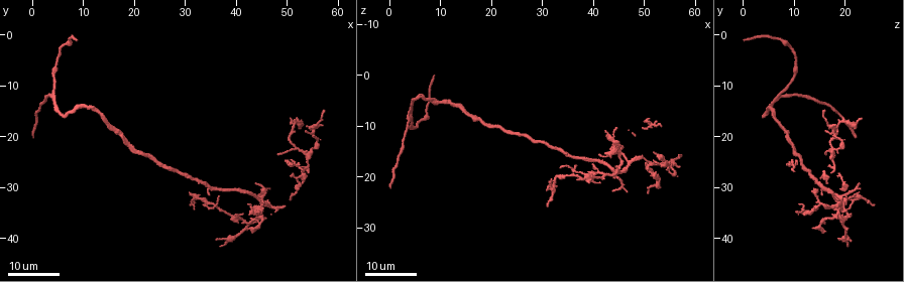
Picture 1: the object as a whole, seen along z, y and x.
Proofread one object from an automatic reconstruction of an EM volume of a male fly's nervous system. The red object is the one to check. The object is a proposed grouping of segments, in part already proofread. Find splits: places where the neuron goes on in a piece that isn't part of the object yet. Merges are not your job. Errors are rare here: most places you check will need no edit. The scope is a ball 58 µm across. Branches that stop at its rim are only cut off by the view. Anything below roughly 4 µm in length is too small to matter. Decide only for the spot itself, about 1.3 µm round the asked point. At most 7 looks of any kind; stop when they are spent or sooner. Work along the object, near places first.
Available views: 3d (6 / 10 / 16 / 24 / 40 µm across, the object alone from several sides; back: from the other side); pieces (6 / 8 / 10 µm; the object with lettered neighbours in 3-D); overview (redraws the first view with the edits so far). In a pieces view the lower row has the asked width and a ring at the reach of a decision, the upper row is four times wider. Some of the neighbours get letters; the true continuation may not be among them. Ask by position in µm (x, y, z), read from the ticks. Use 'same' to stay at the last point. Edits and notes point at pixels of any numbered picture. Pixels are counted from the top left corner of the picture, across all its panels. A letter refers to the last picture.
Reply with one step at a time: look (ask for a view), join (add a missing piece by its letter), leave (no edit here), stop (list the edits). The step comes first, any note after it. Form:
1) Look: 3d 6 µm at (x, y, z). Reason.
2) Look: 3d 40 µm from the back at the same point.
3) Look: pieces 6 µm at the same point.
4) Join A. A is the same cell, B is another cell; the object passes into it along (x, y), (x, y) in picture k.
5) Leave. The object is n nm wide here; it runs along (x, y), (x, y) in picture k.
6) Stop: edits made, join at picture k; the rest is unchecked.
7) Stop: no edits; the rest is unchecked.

Look: 3d 24 µm at (31.0, 33.5, 25.5). End of a long branch.

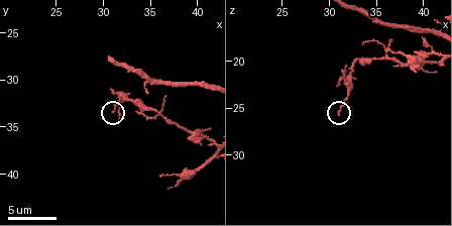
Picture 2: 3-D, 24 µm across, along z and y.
Look: pieces 6 µm at (30.8, 33.4, 25.8). See the neighbours.

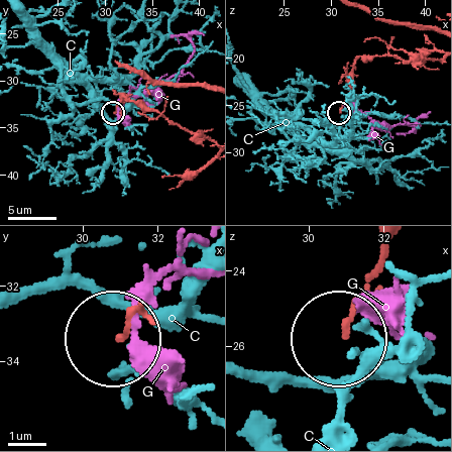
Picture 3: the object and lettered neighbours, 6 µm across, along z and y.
Leave. C and G are other cells; no lettered piece goes on from it.

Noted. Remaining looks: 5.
Look: 3d 24 µm at (51.0, 16.5, 23.0).

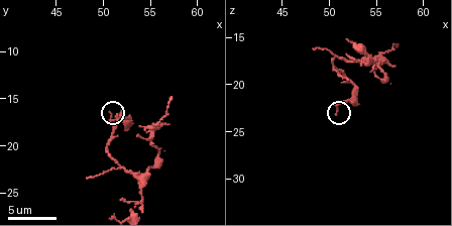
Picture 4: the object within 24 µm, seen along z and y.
Look: pieces 6 µm at (50.8, 16.6, 23.0).

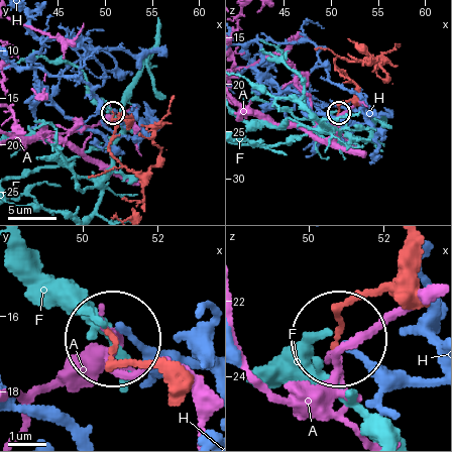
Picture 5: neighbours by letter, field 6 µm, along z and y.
Leave. A, F and H are other cells; none of them fits.

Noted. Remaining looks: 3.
Look: 3d 16 µm at (45.5, 30.5, 14.0). Free end.

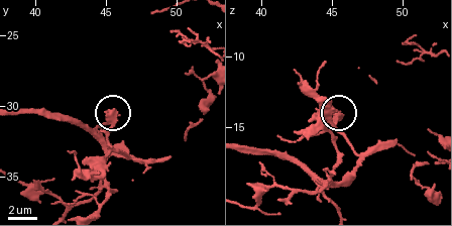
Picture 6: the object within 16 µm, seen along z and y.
Look: pieces 6 µm at the same point.

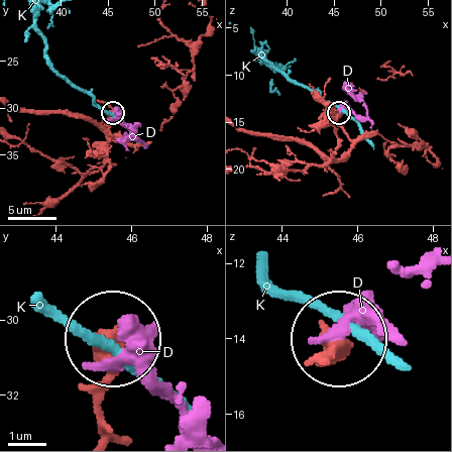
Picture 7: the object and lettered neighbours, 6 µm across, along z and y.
Leave. D and K are other cells; none of them fits.

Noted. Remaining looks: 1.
Stop: no edits; the rest is unchecked.

